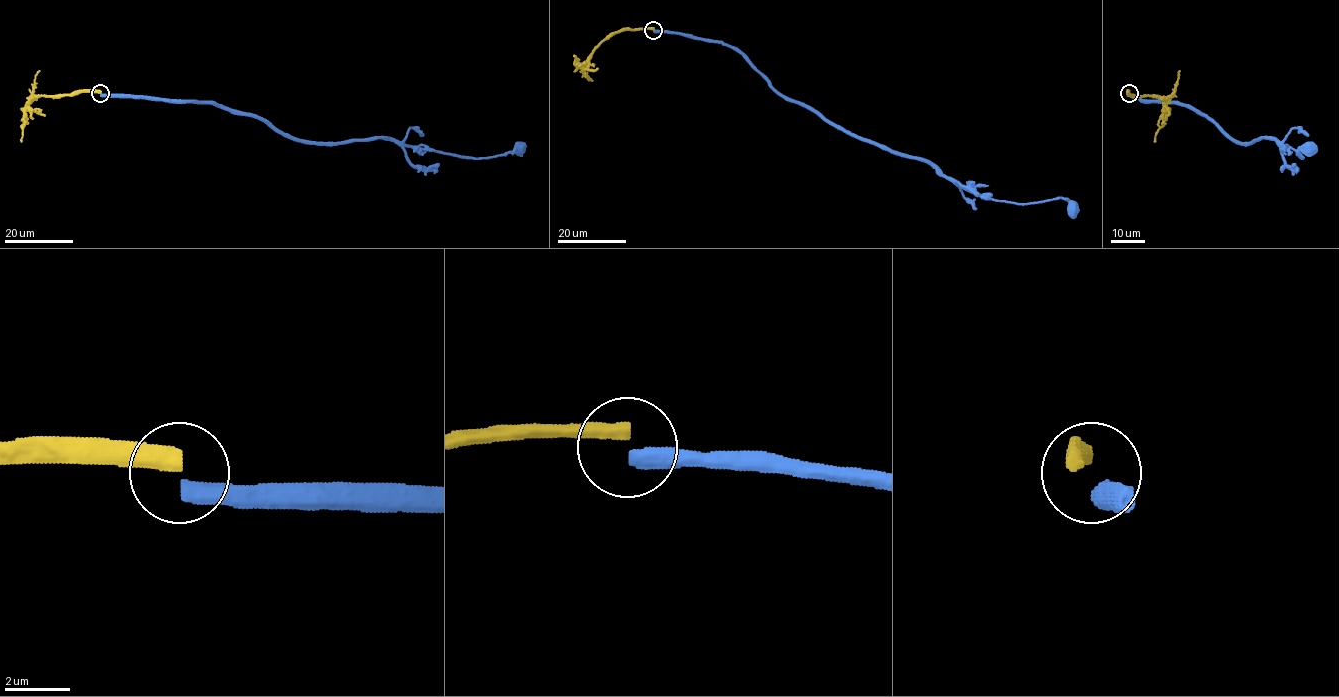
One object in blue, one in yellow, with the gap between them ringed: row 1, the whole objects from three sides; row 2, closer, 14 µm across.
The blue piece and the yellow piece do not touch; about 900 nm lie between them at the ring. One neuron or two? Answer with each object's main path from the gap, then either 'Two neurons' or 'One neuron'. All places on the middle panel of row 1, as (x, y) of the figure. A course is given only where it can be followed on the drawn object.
Course of blue: (653, 31), (734, 47), (784, 95), (855, 135), (930, 161), (977, 194), (1020, 204), (1065, 198), (1072, 210). Course of yellow: (653, 29), (611, 33), (582, 66), (574, 63), (575, 55). Two neurons

